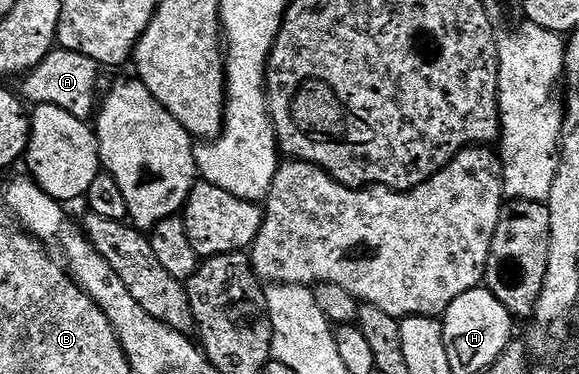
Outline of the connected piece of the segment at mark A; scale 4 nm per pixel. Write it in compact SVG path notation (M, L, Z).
M54 47L46 55L46 59L38 63L38 67L34 67L19 78L18 93L25 102L33 106L62 107L62 111L70 111L70 115L74 115L80 121L88 121L95 118L98 113L96 92L100 89L100 73L102 73L102 66L94 59L78 51Z

